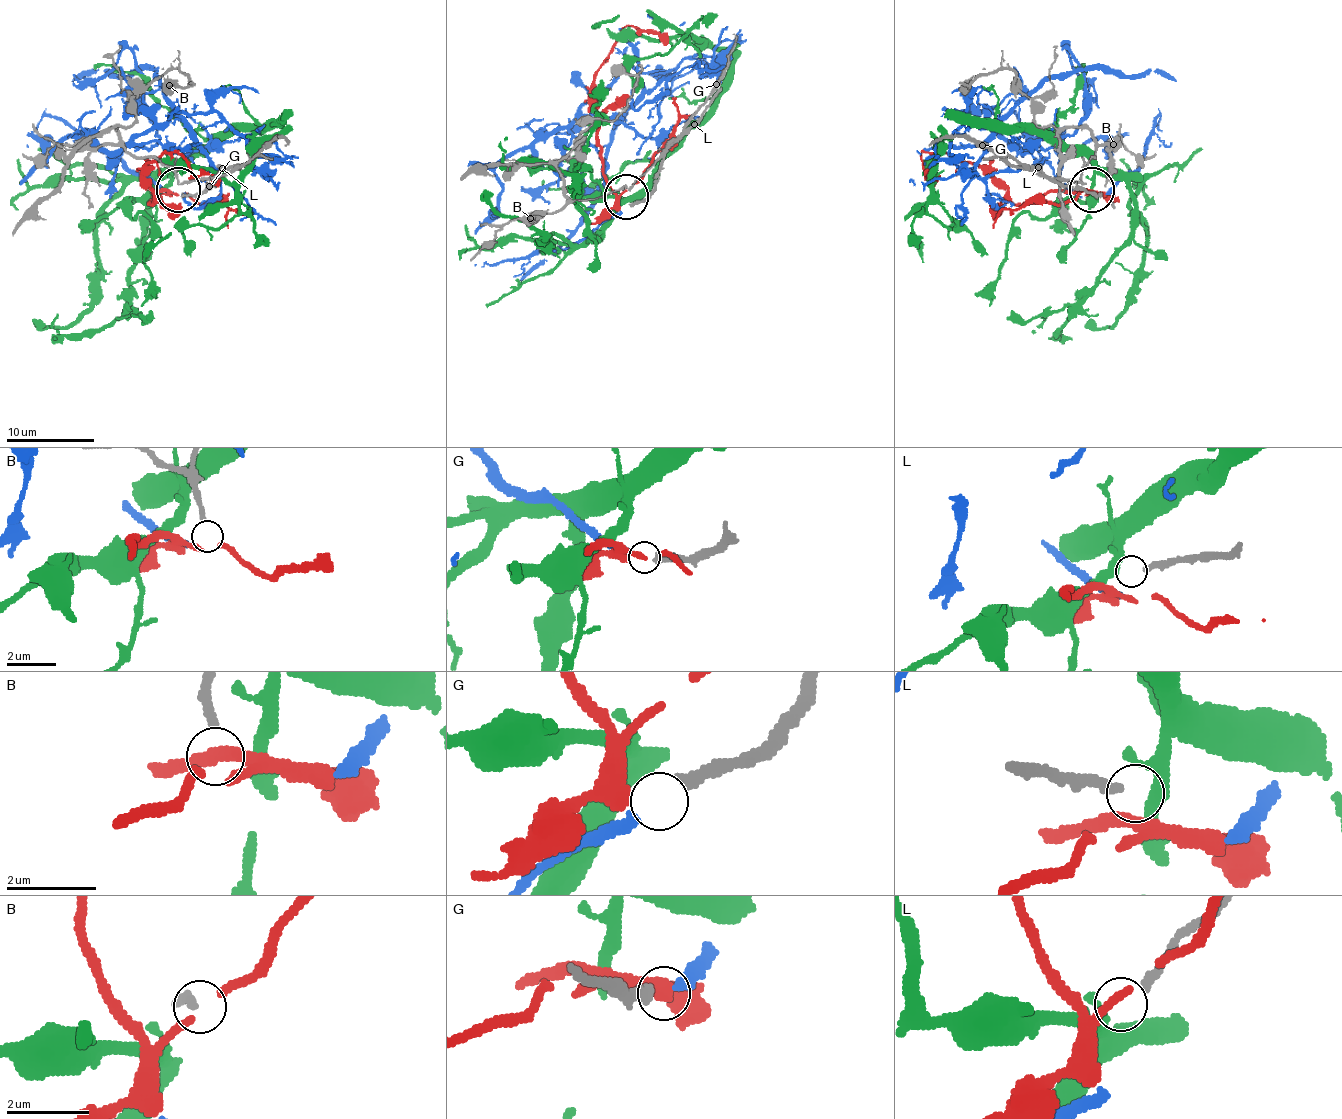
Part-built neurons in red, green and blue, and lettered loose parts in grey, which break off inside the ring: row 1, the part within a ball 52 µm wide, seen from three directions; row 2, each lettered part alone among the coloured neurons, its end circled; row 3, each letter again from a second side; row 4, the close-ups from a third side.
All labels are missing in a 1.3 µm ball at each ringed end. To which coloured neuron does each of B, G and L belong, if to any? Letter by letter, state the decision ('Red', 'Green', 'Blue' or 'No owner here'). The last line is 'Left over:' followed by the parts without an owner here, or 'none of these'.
B: No owner here
G: Blue
L: No owner here
Left over: B, L

